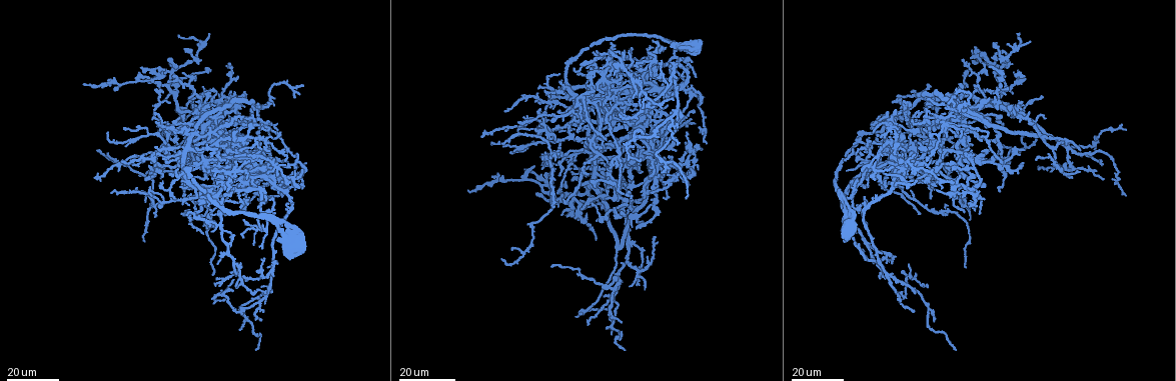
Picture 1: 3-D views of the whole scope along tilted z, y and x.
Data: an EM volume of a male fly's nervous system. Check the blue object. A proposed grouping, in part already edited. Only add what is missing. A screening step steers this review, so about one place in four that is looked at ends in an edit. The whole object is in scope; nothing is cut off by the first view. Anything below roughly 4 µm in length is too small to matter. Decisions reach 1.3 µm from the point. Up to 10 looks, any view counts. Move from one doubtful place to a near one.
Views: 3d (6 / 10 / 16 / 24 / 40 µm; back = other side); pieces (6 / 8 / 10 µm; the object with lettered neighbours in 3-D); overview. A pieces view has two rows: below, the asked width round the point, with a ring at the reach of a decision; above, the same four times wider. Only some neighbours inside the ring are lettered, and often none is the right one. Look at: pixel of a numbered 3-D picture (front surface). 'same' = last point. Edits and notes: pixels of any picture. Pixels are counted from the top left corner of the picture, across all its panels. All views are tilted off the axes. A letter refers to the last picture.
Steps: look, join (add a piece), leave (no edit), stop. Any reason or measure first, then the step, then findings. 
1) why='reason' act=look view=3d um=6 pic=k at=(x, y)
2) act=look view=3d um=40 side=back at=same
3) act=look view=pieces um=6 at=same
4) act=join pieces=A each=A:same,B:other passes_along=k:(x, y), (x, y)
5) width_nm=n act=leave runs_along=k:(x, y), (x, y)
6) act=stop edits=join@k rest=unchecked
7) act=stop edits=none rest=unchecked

why='branch stops here' act=look view=3d um=16 pic=1 at=(1030, 112)

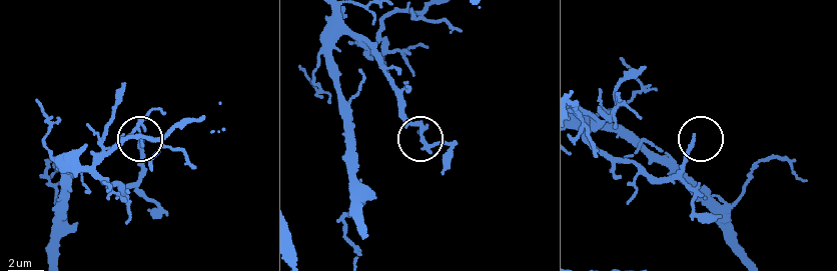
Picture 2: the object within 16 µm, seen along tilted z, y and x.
why='closer look' act=look view=3d um=6 pic=2 at=(692, 140)

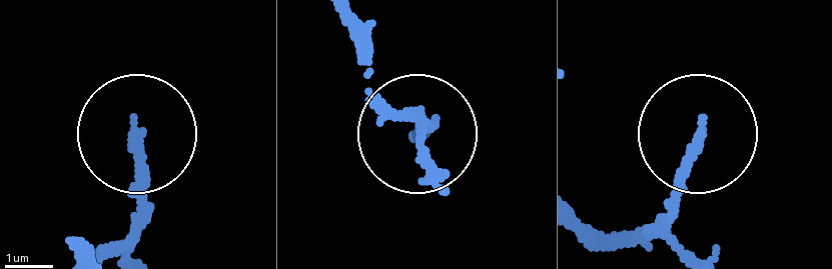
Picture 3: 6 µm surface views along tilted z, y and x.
why='what lies round it' act=look view=pieces um=10 pic=3 at=(703, 128)

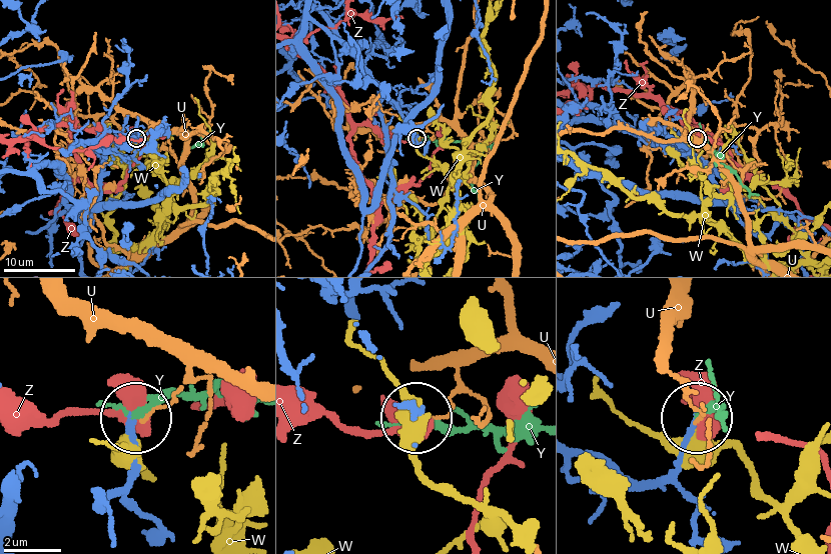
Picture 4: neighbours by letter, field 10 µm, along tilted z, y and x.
act=join pieces=Y each=U:other,W:other,Y:same,Z:other passes_along=4:(658, 479), (694, 414), (721, 414) found='it goes on there'

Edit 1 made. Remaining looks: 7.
why='see it whole again' act=look view=overview

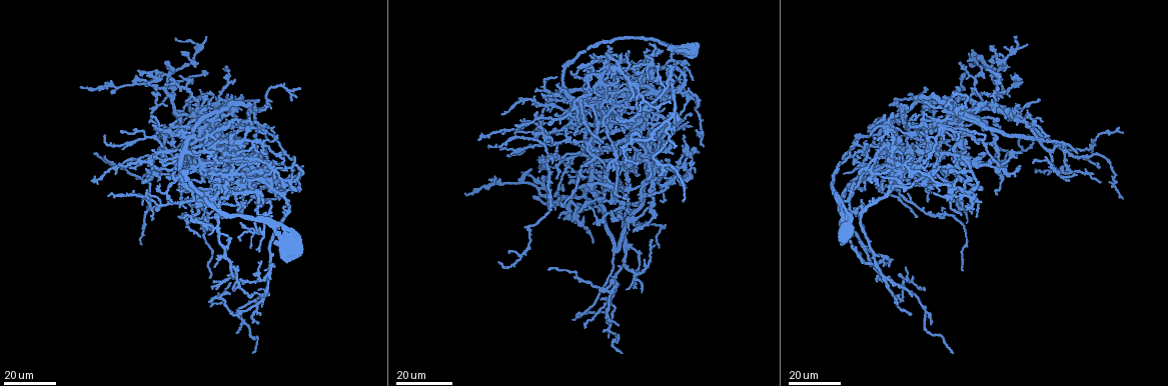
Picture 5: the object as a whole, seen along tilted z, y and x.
why='an open end' act=look view=3d um=16 pic=5 at=(182, 51)

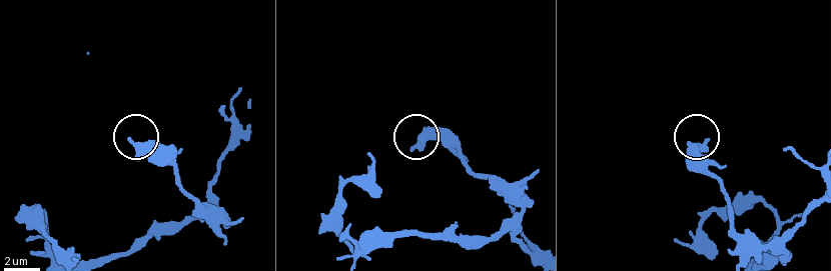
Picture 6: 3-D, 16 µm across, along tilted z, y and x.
why='what lies round it' act=look view=pieces um=10 pic=6 at=(413, 147)

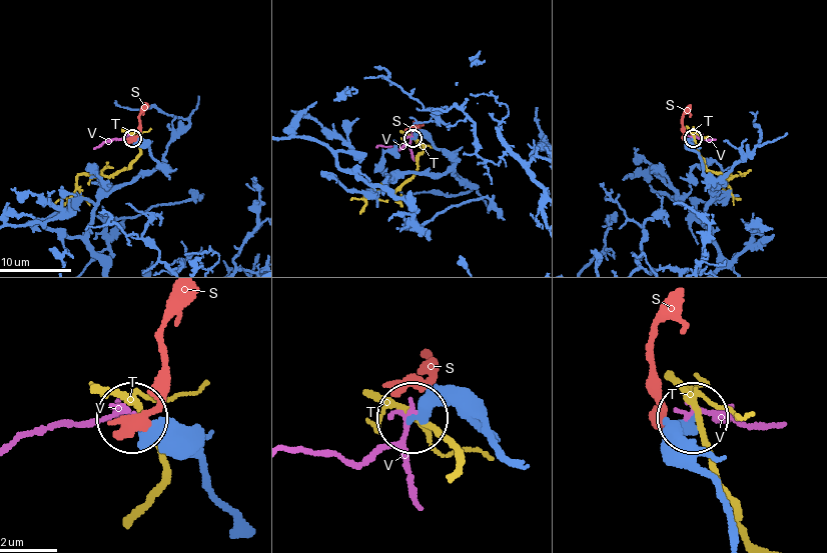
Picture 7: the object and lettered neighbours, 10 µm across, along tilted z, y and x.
act=leave each=S:other,T:other,V:other runs_along=7:(401, 175), (443, 175), (455, 162), (427, 138), (411, 137) found='no lettered piece goes on from it'

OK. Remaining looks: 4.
why='an open end' act=look view=3d um=24 pic=5 at=(935, 129)

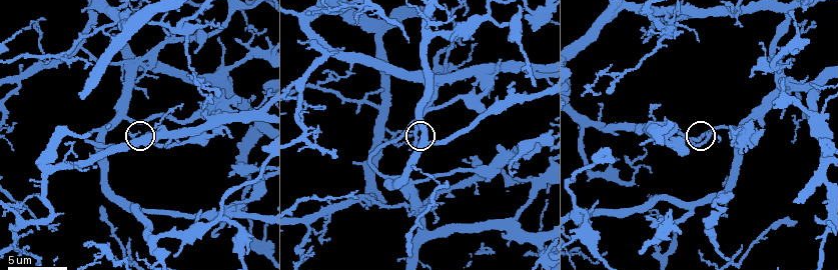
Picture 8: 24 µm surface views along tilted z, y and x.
act=look view=3d um=6 pic=8 at=(412, 145)

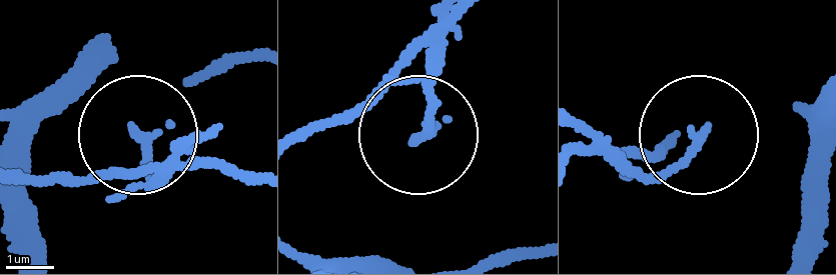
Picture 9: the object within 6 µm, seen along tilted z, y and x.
act=look view=pieces um=6 pic=9 at=(704, 133)

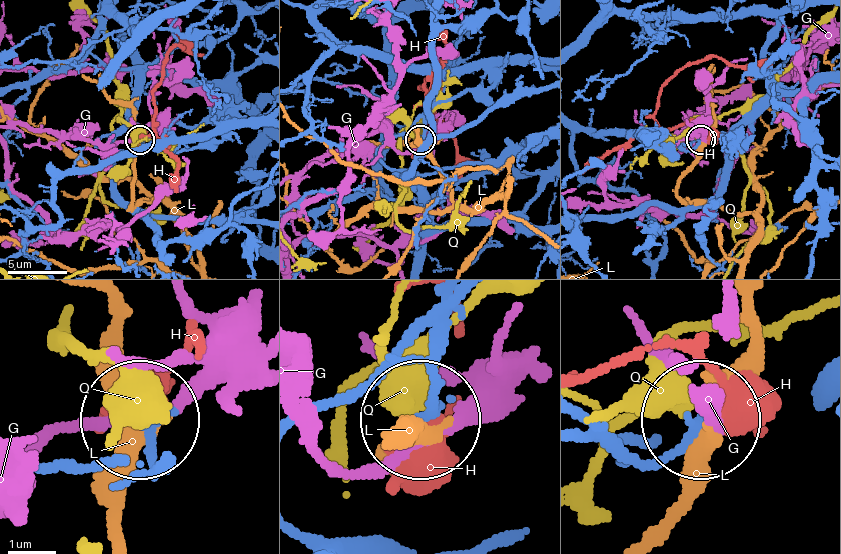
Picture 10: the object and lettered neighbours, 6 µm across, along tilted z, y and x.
act=leave each=G:other,H:other,L:other,Q:other runs_along=10:(585, 419), (652, 458), (695, 424) found='none of them fits'

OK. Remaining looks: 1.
act=stop edits=join@4 rest=unchecked

